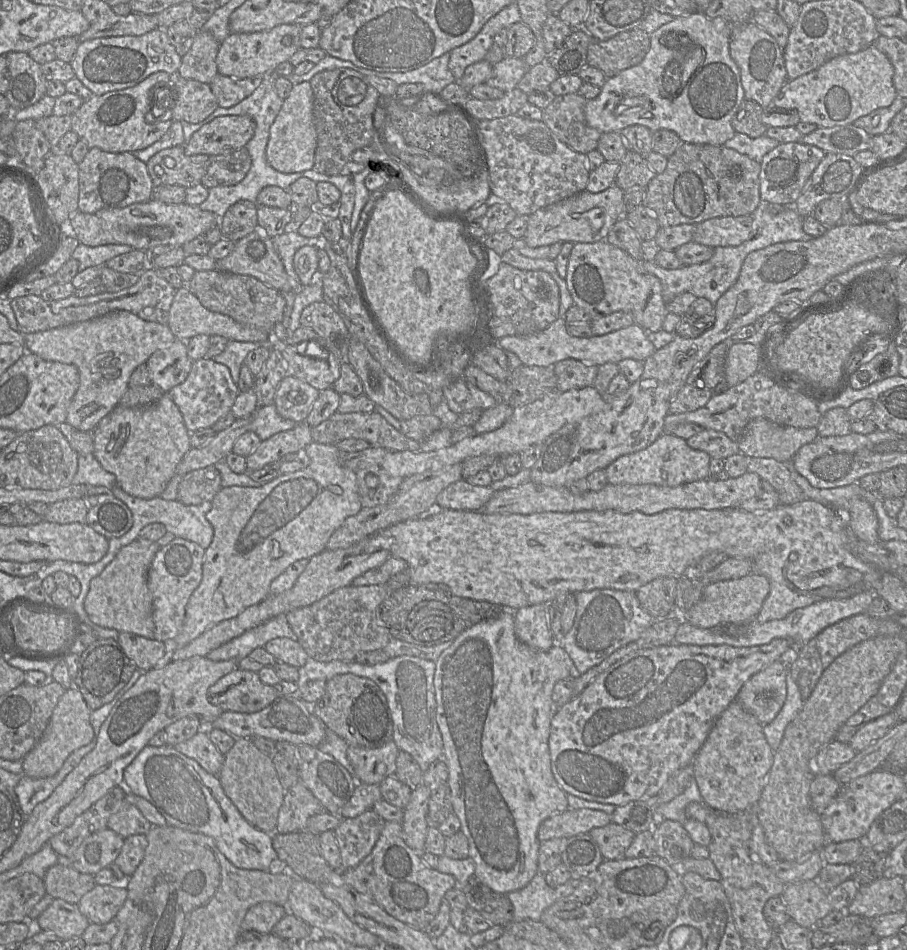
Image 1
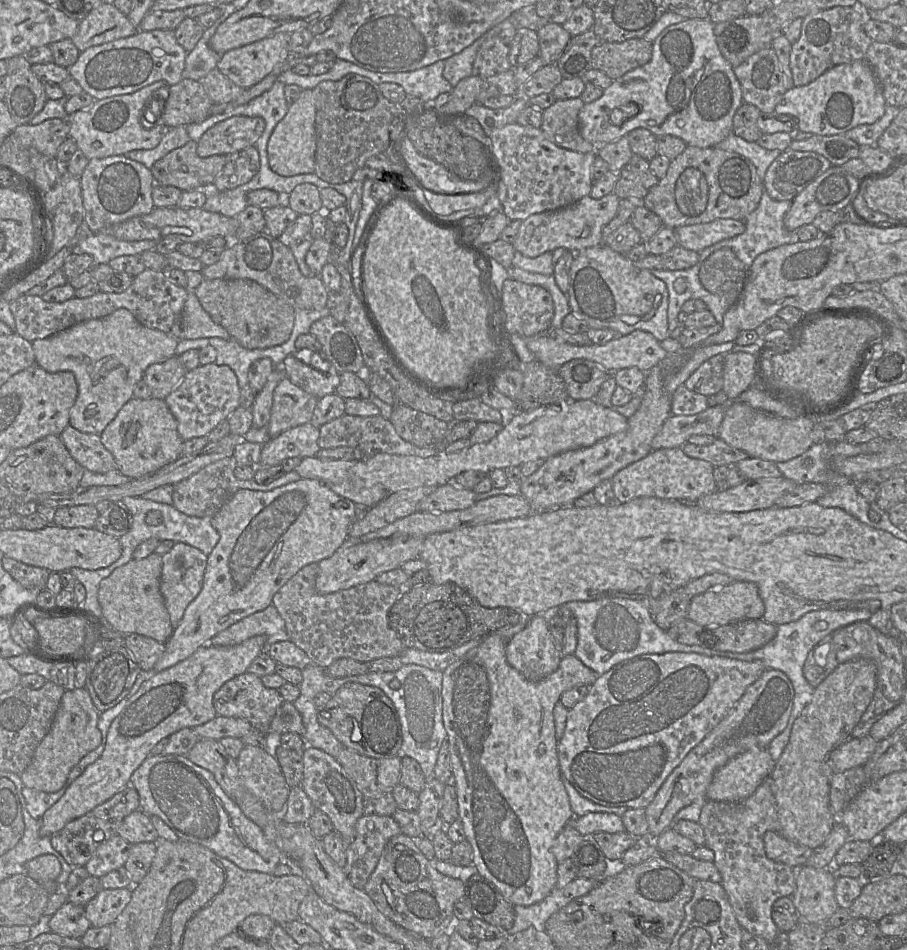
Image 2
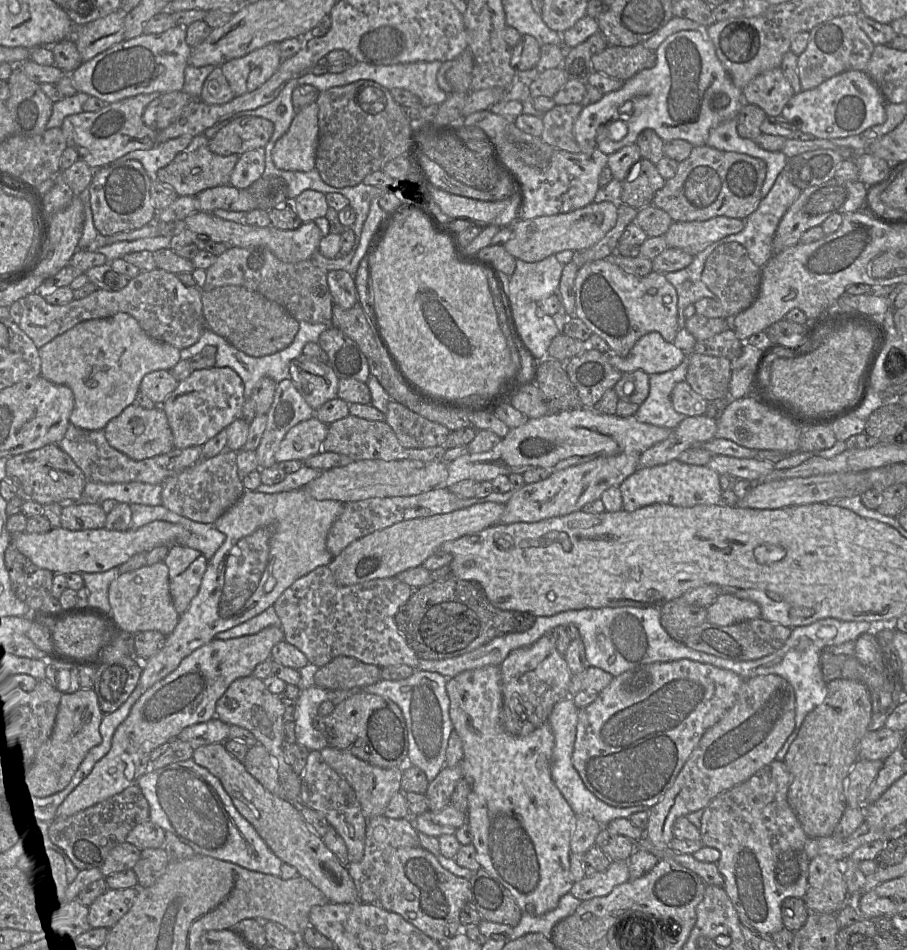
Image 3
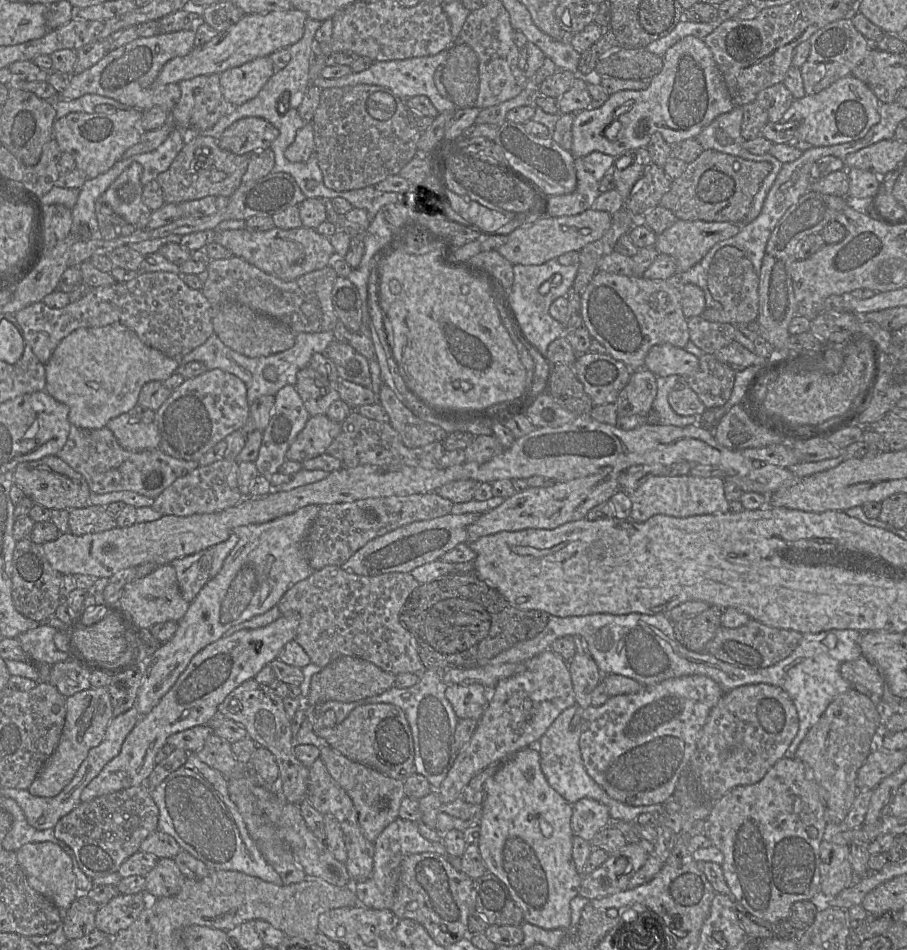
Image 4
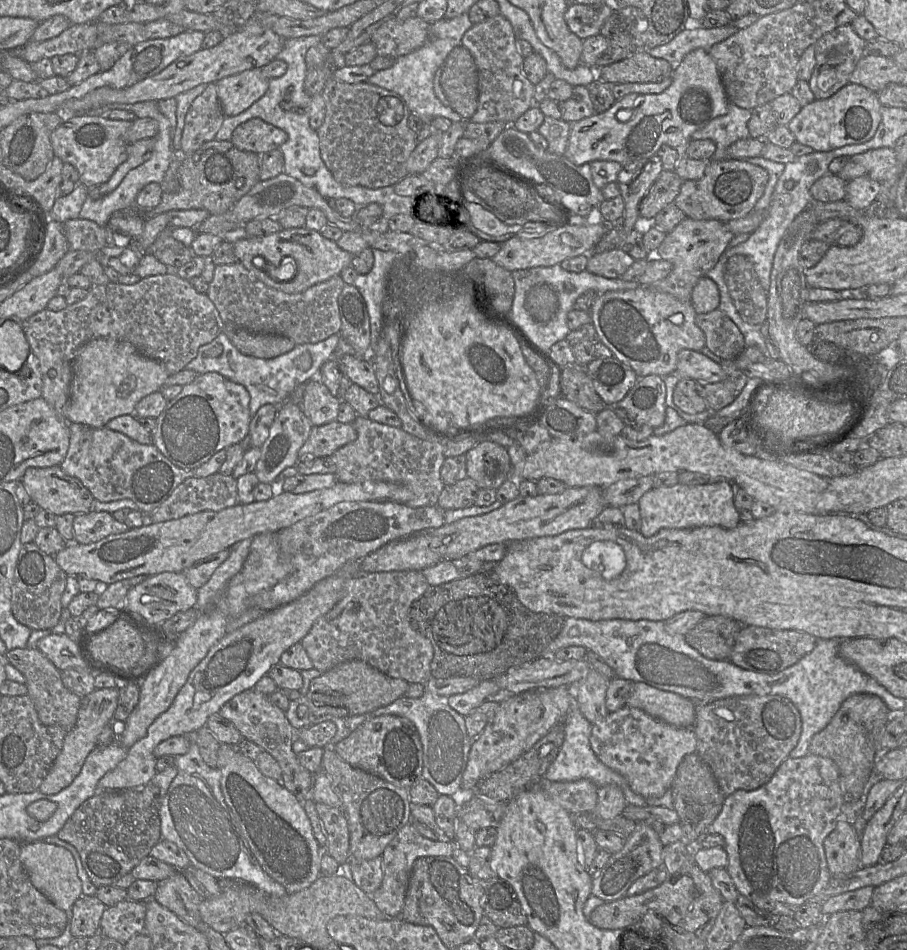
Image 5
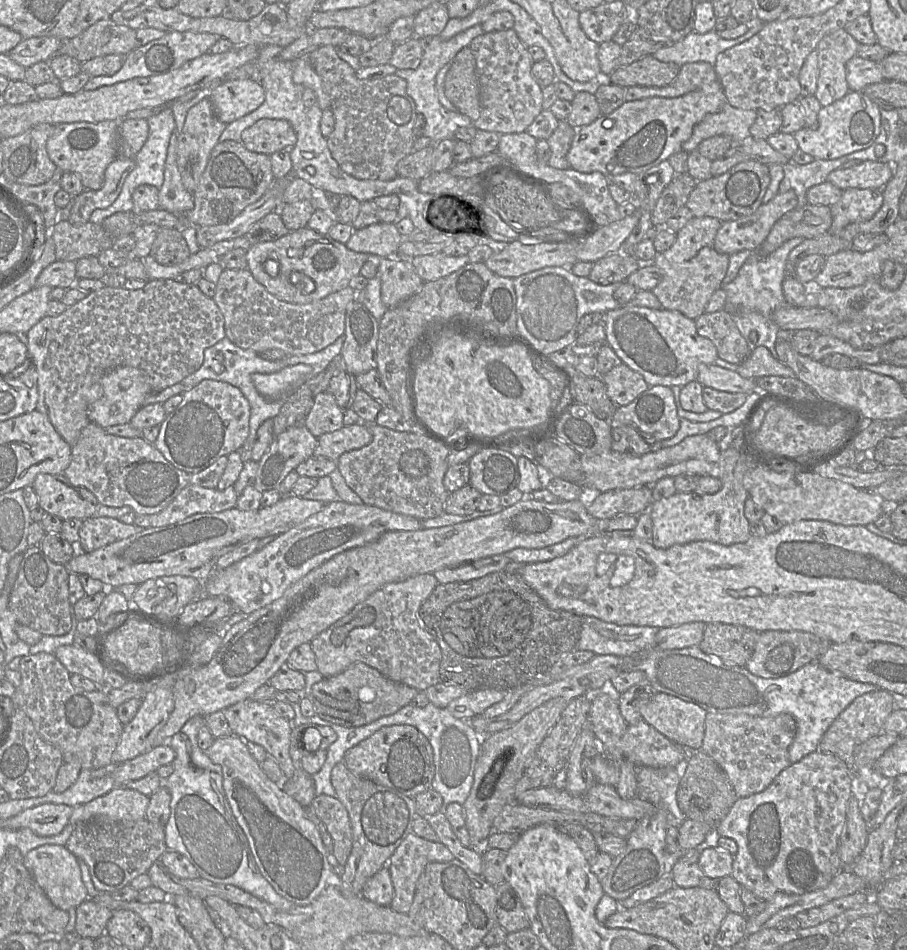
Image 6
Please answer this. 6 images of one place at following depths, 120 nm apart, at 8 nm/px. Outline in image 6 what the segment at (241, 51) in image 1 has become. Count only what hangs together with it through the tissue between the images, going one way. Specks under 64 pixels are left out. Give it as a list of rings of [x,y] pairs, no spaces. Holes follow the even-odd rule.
[[[250,79],[215,84],[210,96],[215,115],[226,125],[256,110],[264,100],[262,85]]]

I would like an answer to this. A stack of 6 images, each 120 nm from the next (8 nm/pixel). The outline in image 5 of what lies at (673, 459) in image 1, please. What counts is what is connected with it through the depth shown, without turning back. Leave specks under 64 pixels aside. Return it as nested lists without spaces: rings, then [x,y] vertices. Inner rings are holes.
[[[728,480],[708,482],[696,486],[677,483],[671,487],[652,488],[638,501],[641,528],[645,537],[655,535],[661,529],[689,529],[719,526],[736,528],[740,523],[739,511],[734,506],[735,486]]]

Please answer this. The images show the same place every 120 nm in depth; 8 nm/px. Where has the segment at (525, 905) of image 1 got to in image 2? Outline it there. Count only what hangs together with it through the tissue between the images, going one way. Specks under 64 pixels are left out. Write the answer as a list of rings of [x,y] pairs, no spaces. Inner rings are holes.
[[[554,888],[546,898],[538,903],[530,906],[514,905],[515,921],[507,934],[515,934],[529,927],[545,931],[548,918],[570,901],[571,899],[565,897],[560,889]]]

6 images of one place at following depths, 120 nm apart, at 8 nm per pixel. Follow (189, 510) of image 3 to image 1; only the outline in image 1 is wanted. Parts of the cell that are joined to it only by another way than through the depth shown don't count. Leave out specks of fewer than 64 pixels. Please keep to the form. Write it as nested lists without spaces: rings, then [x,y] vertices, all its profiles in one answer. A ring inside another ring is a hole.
[[[214,466],[201,468],[183,476],[178,488],[177,500],[185,505],[212,502],[221,488],[219,471]]]

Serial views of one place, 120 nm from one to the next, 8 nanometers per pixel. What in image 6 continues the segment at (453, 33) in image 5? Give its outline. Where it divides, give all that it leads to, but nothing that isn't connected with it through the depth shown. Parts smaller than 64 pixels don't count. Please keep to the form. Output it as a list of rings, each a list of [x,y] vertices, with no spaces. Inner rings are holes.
[[[474,25],[448,40],[441,39],[439,36],[431,37],[426,40],[419,65],[413,69],[398,69],[394,74],[405,80],[407,94],[414,101],[417,113],[425,119],[424,136],[430,138],[433,143],[454,138],[454,133],[458,128],[472,125],[472,121],[467,116],[459,112],[448,111],[440,104],[435,88],[435,78],[439,70],[449,63],[461,49],[468,47],[474,38],[483,33],[481,25]]]

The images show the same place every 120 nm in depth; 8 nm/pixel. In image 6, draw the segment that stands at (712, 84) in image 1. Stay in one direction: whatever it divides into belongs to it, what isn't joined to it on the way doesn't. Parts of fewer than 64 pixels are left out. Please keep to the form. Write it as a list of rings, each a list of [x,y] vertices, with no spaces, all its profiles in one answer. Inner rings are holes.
[[[723,89],[715,94],[692,91],[676,98],[650,97],[641,100],[624,102],[612,113],[600,115],[592,123],[577,128],[566,155],[570,168],[582,172],[600,172],[607,178],[632,173],[641,174],[658,165],[682,150],[682,144],[692,135],[694,127],[709,114],[719,112],[727,103]]]

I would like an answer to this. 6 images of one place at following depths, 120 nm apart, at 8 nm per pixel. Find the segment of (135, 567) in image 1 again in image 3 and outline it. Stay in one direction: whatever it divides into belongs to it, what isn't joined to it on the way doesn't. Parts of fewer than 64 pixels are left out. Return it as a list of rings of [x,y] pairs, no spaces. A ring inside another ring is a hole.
[[[164,562],[120,573],[109,585],[108,599],[111,613],[120,627],[129,634],[155,630],[168,636],[180,618],[173,605],[169,589],[169,570]]]

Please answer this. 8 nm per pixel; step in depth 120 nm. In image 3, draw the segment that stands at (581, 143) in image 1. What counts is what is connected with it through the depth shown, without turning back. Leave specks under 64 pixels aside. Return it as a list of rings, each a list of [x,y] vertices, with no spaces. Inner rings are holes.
[[[582,103],[555,105],[551,110],[544,113],[542,116],[544,129],[541,139],[554,149],[580,153],[573,128],[582,108]]]

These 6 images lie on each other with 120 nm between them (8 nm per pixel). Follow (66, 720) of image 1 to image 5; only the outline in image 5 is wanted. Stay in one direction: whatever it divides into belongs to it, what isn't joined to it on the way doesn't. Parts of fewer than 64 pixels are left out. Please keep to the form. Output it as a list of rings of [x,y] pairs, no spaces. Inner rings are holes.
[[[118,687],[96,689],[90,694],[82,697],[77,722],[73,729],[65,735],[62,749],[53,762],[47,776],[38,788],[39,792],[47,795],[54,795],[72,783],[80,773],[89,753],[96,748],[98,736],[104,727],[111,721],[114,721],[114,713],[117,708],[118,698]]]

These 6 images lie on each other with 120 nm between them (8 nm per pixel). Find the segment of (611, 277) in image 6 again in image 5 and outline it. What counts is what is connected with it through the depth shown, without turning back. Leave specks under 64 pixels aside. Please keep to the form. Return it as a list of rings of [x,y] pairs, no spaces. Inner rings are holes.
[[[614,248],[589,253],[586,269],[595,275],[615,279],[620,278],[634,261],[622,248]]]

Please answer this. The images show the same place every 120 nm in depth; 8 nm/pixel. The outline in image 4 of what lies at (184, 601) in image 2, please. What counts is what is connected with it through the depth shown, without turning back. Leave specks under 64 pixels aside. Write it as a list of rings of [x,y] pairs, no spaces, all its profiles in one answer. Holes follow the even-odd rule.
[[[205,549],[173,560],[171,564],[177,575],[182,597],[191,603],[210,579],[212,555]]]

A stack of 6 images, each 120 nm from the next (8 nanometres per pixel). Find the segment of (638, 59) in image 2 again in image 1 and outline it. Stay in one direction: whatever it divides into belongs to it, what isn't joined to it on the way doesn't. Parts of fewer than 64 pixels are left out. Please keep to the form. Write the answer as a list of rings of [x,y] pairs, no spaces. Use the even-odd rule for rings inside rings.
[[[637,27],[608,40],[592,40],[588,47],[587,64],[611,78],[641,63],[649,48],[650,35]]]

